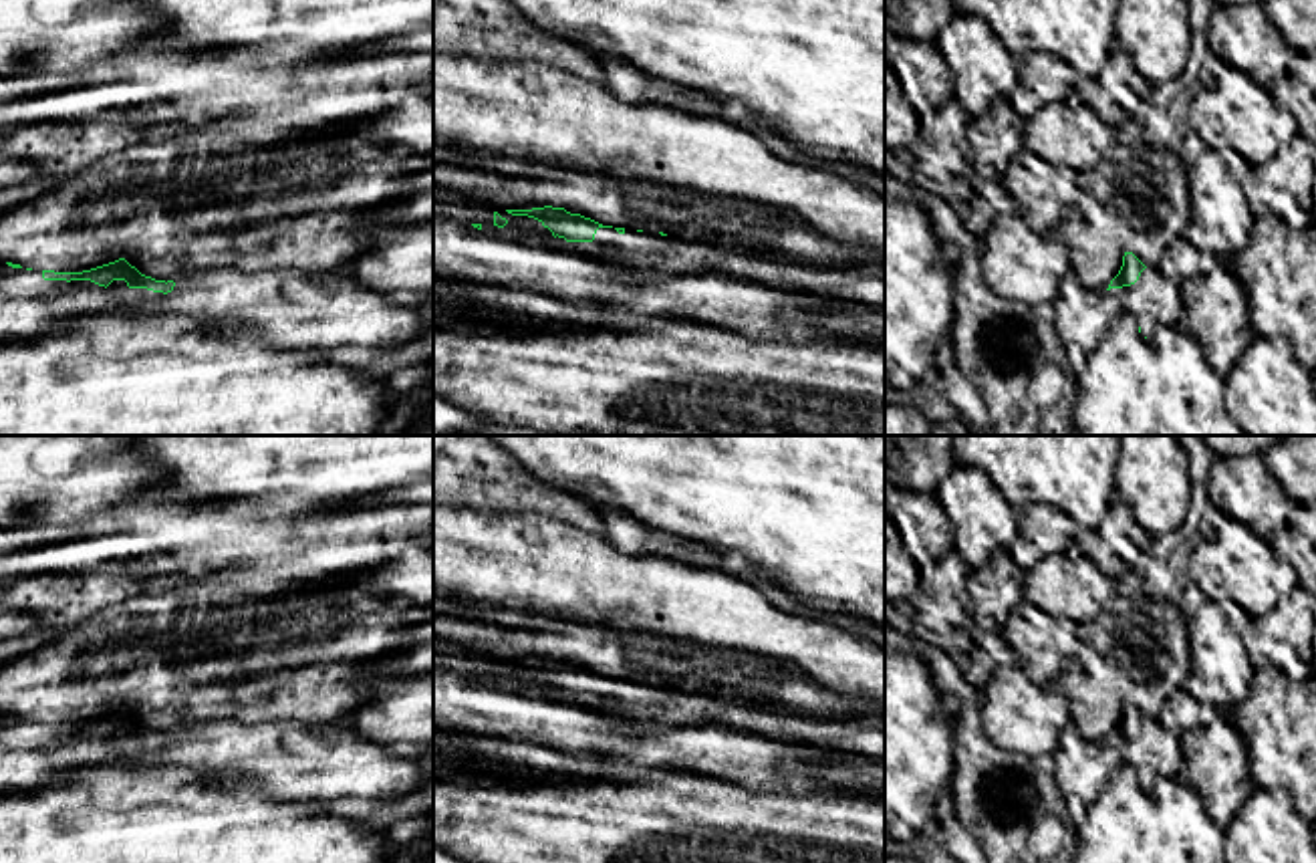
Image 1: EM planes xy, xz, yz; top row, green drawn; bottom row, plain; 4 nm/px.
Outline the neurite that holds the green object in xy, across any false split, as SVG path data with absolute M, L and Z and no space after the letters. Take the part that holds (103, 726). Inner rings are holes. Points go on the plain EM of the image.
M125 710L83 724L32 722L6 714L0 718L0 792L40 788L83 768L163 748L173 738L173 732L141 726Z

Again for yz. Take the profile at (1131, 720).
M1125 704L1118 726L1108 740L1135 768L1139 784L1153 790L1161 778L1177 778L1181 768L1179 736L1165 730L1161 722L1147 720L1133 704Z

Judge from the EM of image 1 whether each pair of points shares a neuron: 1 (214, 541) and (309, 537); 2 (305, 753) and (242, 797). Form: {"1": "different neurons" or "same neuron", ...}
{"1": "same neuron", "2": "different neurons"}

